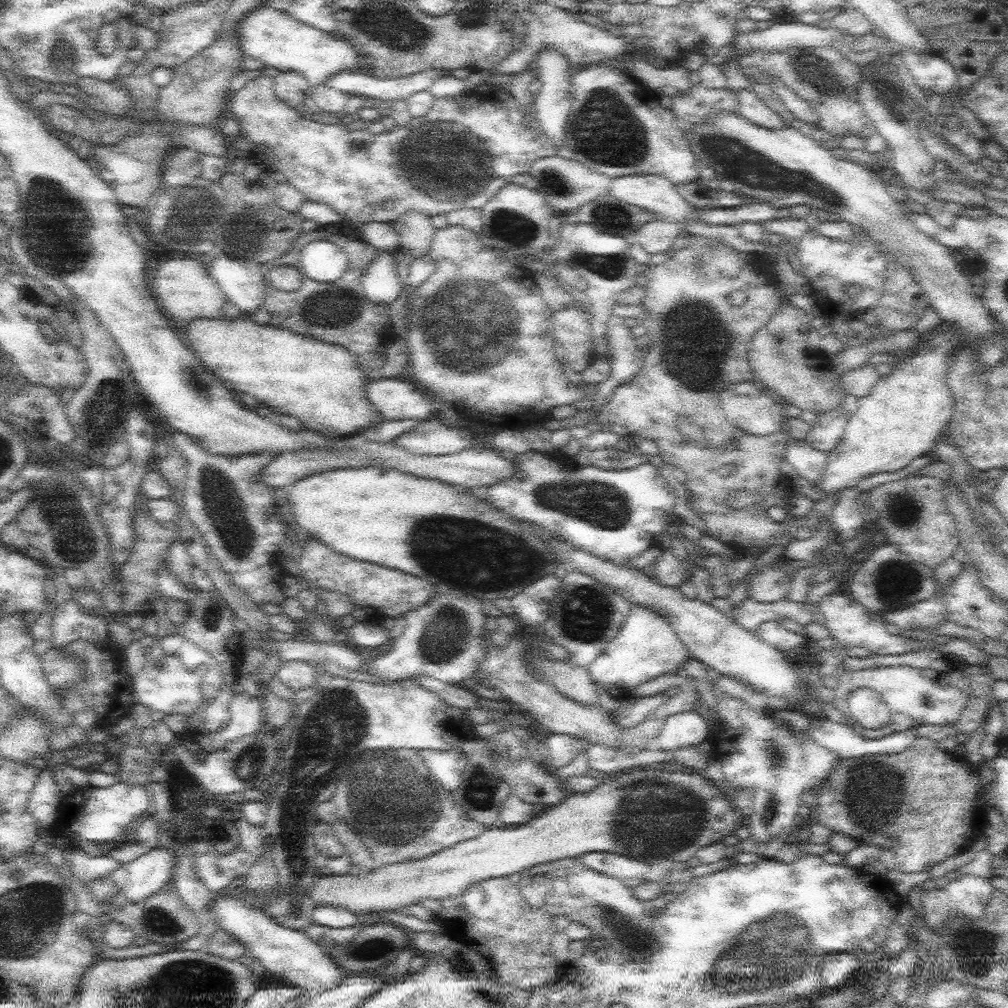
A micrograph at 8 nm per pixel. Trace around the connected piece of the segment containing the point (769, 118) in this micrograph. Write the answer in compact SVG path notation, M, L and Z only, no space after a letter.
M752 89L738 92L738 105L736 105L735 112L766 129L782 131L784 127L788 126L782 116L768 108L766 102L763 102L762 98L758 98L757 93Z

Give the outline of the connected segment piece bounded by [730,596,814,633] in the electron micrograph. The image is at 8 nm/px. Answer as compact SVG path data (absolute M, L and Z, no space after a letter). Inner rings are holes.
M750 596L742 607L732 607L731 617L738 622L748 632L755 632L764 622L779 621L782 619L791 619L800 625L809 625L814 621L812 612L804 607L803 603L792 602L792 600L780 600L776 603L756 602Z

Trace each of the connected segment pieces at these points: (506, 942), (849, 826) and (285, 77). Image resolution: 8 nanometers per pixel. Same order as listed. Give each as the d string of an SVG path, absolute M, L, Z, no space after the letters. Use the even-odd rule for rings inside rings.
M508 877L490 878L472 883L464 894L459 897L445 898L440 903L441 911L438 910L436 913L438 921L440 920L445 926L444 933L458 940L462 936L462 942L466 942L472 950L482 954L506 987L514 986L530 993L535 988L556 982L559 978L561 968L554 957L551 943L552 937L558 931L554 924L555 916L548 914L544 909L530 905L521 895L518 882L513 883Z
M918 737L910 748L898 754L876 753L875 755L862 755L860 758L850 757L841 759L836 765L836 768L833 768L832 772L828 773L827 781L824 781L815 792L818 801L815 817L820 825L828 827L833 833L843 832L846 836L851 836L858 840L859 844L873 844L874 846L879 846L882 850L891 850L893 852L894 862L896 862L898 870L902 872L930 871L933 866L943 863L948 858L953 858L953 856L958 856L958 854L962 854L963 852L969 852L969 849L984 834L984 826L987 824L987 821L982 816L981 785L979 772L969 759L961 757L953 750L947 751L940 748L938 741L926 737Z
M280 71L275 77L276 95L298 113L307 112L304 103L307 89L308 81L303 74Z

